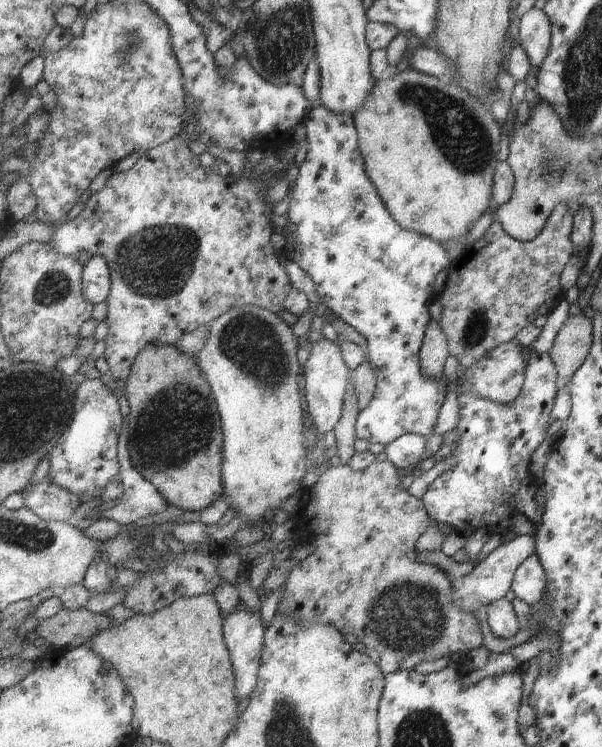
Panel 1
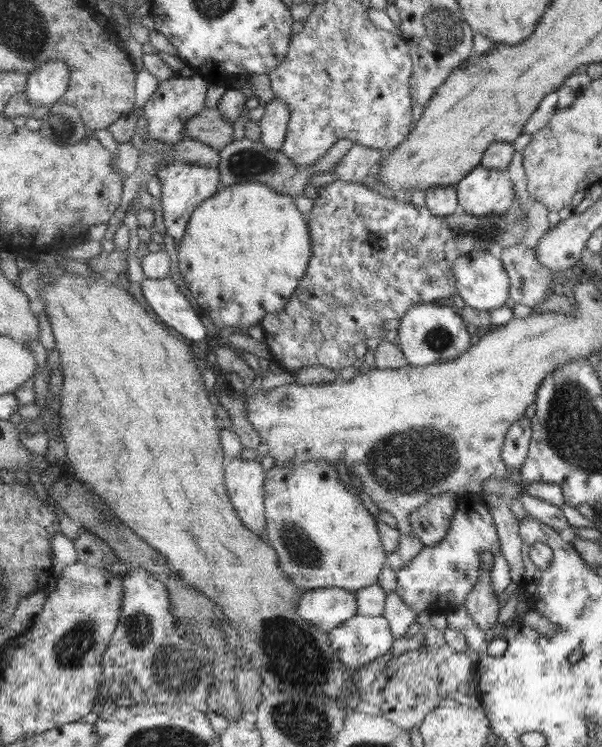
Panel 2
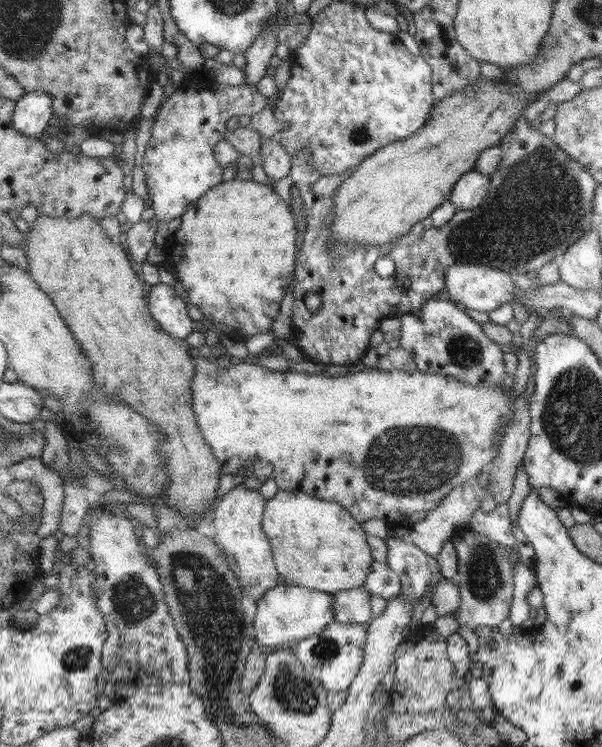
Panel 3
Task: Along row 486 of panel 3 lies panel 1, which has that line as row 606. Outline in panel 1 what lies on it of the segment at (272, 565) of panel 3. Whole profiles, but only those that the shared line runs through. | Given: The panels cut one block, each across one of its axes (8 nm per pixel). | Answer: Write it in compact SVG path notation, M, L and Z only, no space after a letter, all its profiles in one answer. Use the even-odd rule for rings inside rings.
M238 604L231 614L224 619L225 642L228 643L234 673L236 674L236 690L238 702L244 698L250 698L255 692L260 678L262 666L262 653L266 643L266 626L263 618L258 613L251 613L243 604Z

